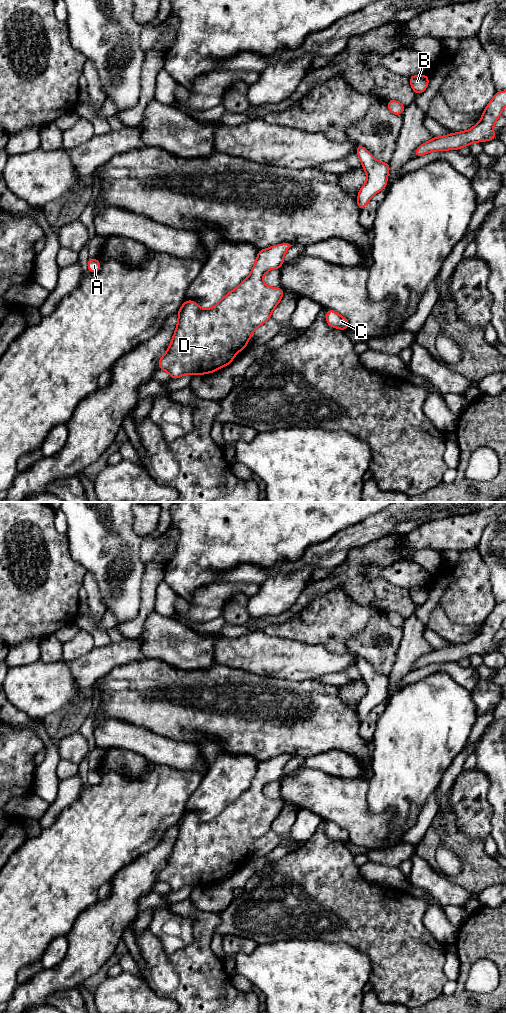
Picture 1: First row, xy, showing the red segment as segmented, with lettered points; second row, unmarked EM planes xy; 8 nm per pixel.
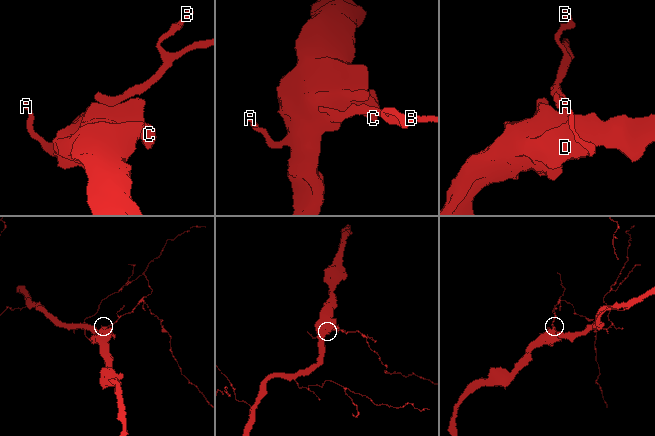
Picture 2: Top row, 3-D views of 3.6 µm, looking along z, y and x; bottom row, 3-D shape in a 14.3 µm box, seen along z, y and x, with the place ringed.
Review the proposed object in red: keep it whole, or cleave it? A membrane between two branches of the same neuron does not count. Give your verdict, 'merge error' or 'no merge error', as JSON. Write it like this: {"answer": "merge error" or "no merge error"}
{"answer": "no merge error"}

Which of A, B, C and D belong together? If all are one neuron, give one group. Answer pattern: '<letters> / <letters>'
A B C D

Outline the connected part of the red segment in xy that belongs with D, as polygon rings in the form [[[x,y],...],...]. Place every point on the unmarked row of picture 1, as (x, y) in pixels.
[[[282,755],[267,761],[258,762],[251,786],[242,793],[235,802],[229,803],[216,817],[210,821],[202,821],[193,812],[186,812],[178,822],[178,835],[167,860],[167,864],[159,871],[158,880],[168,884],[171,891],[177,891],[184,886],[201,887],[213,885],[230,876],[236,866],[243,862],[249,854],[254,842],[271,830],[274,820],[284,807],[282,800],[270,799],[263,795],[264,786],[272,781],[280,781],[284,767],[293,757]]]

